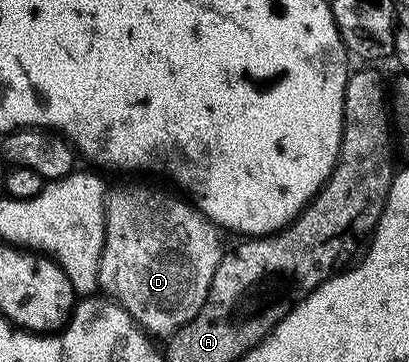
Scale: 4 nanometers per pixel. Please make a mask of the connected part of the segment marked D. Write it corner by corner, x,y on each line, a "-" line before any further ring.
116,185
107,190
104,203
106,235
98,267
100,289
105,298
122,306
145,333
156,339
171,337
187,321
194,319
194,315
198,315
222,256
221,230
191,200
172,193
156,185

